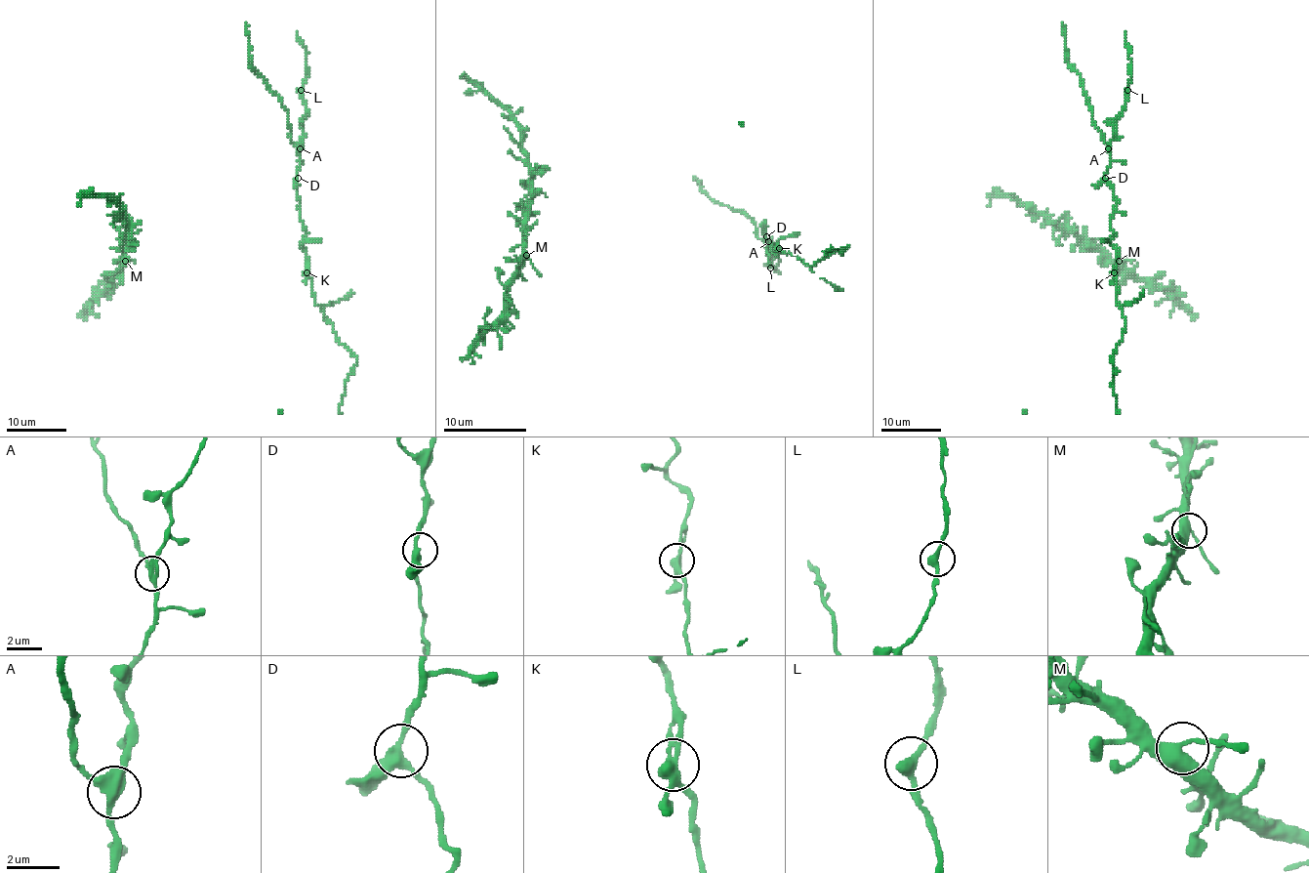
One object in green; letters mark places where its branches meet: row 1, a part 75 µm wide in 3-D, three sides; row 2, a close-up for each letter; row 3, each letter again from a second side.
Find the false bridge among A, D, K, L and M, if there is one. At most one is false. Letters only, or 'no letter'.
A

